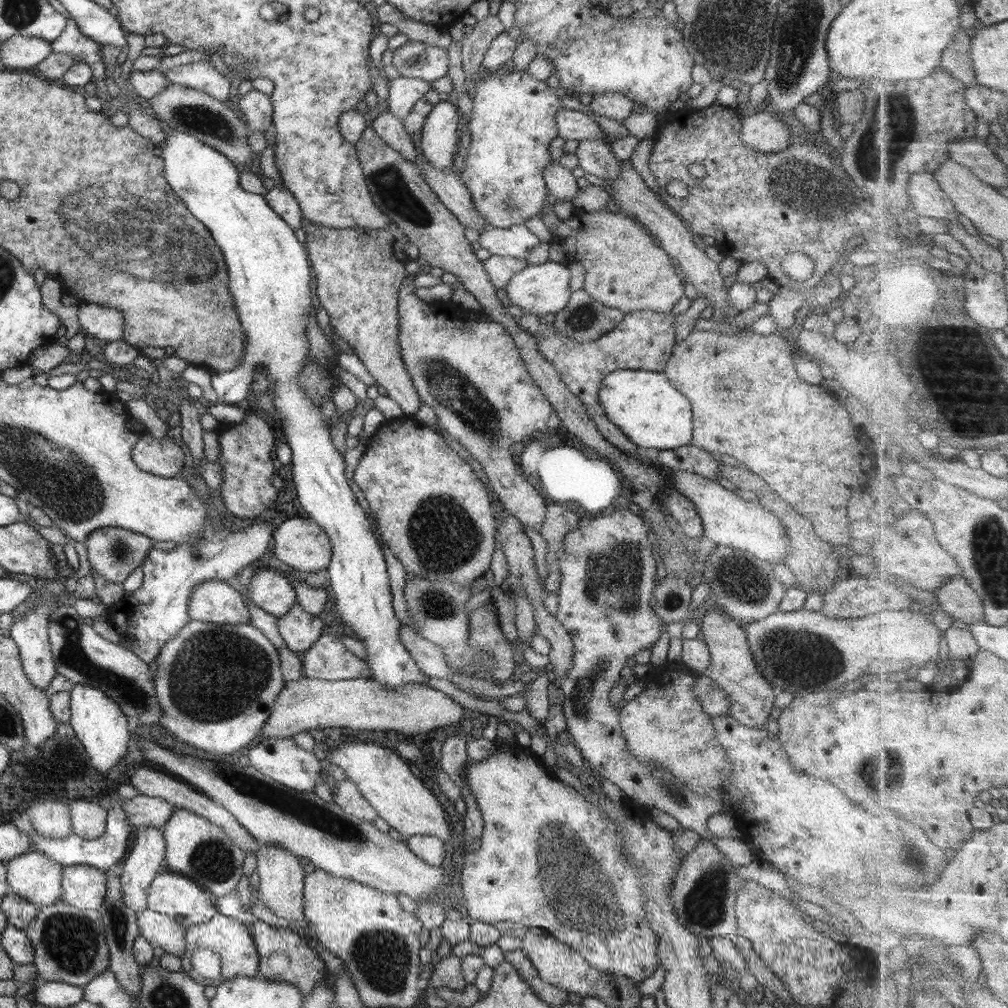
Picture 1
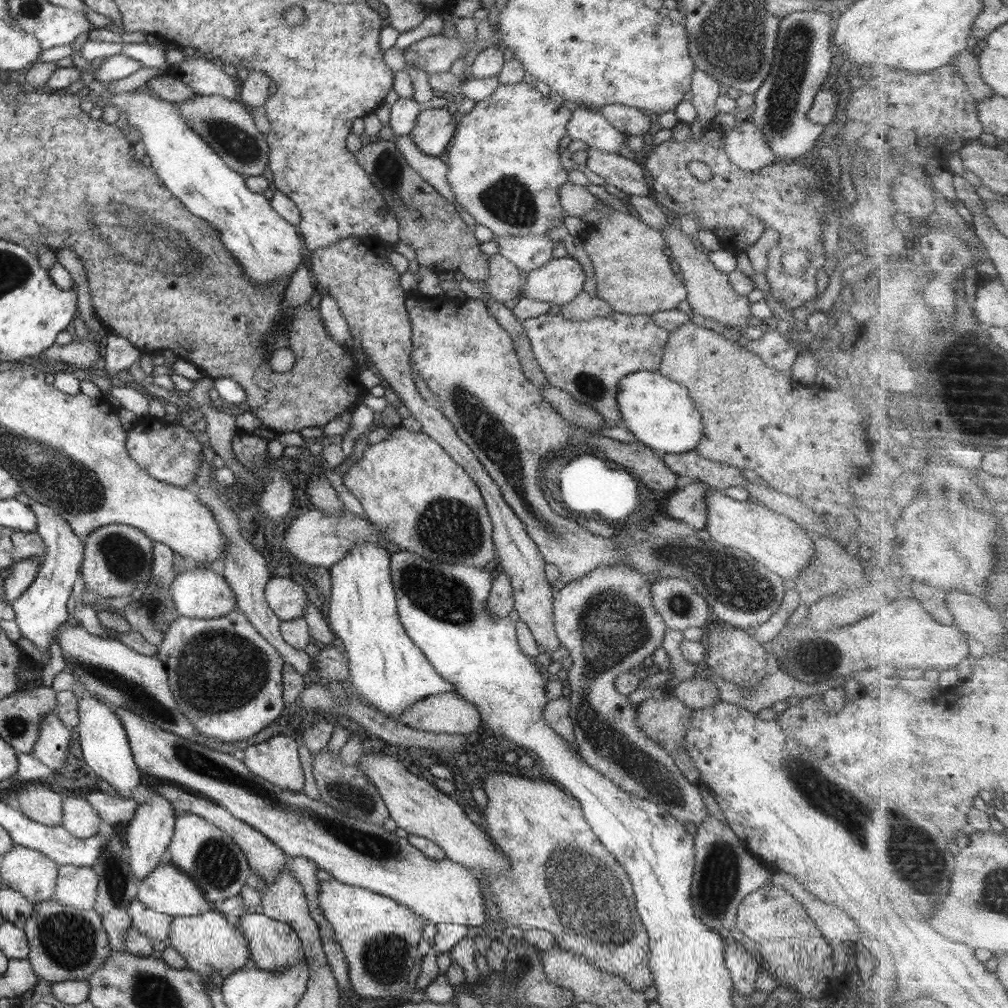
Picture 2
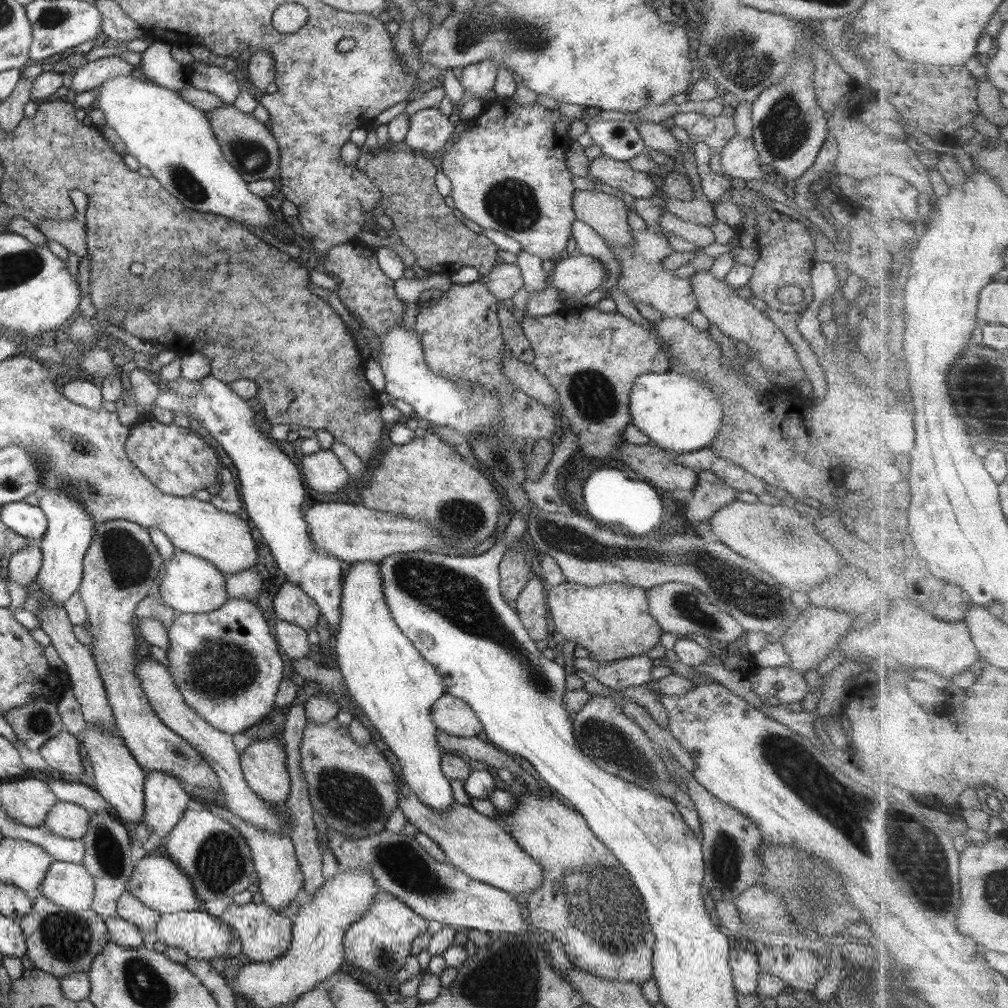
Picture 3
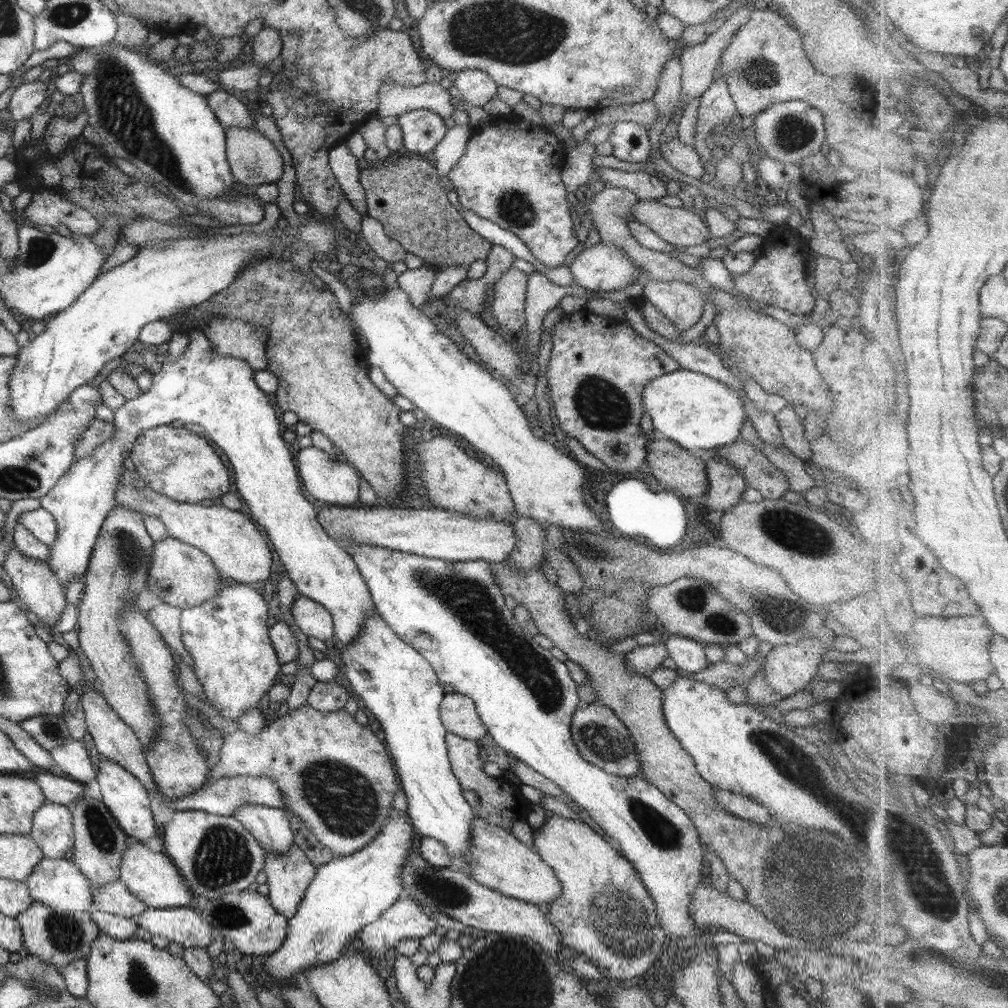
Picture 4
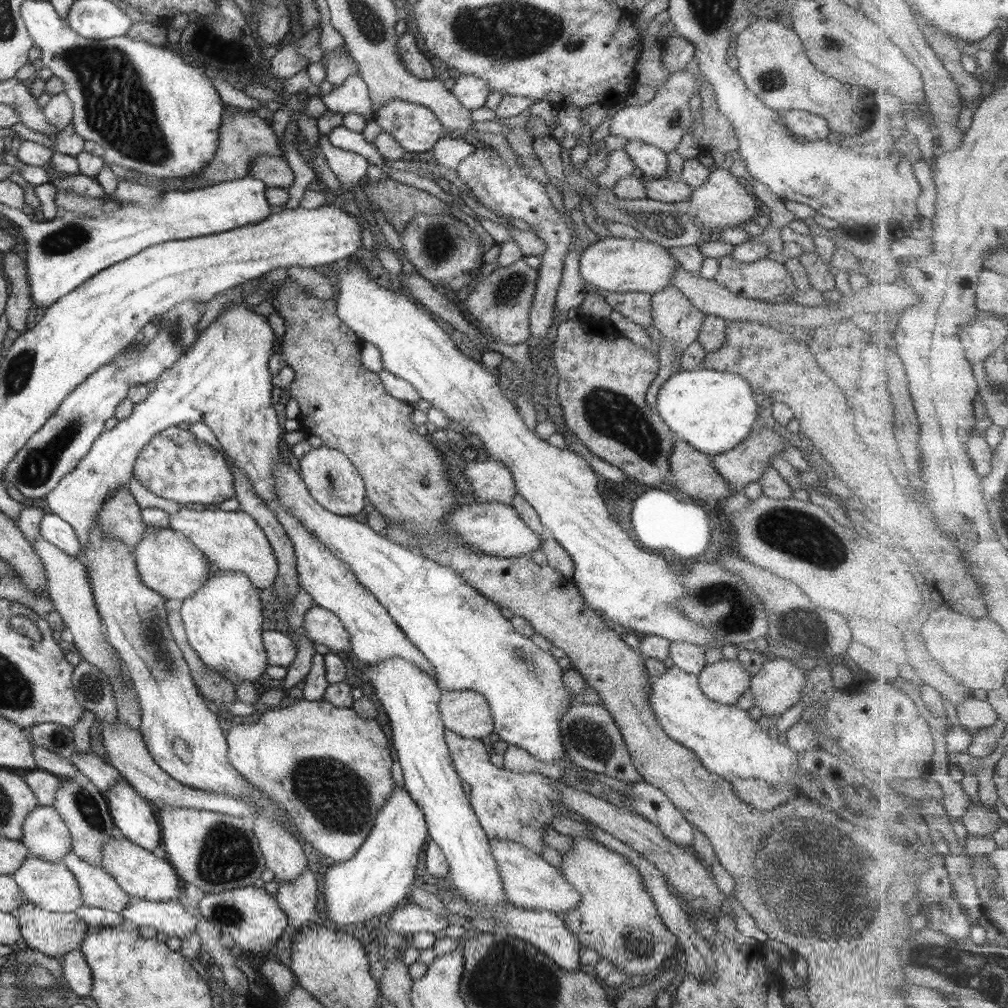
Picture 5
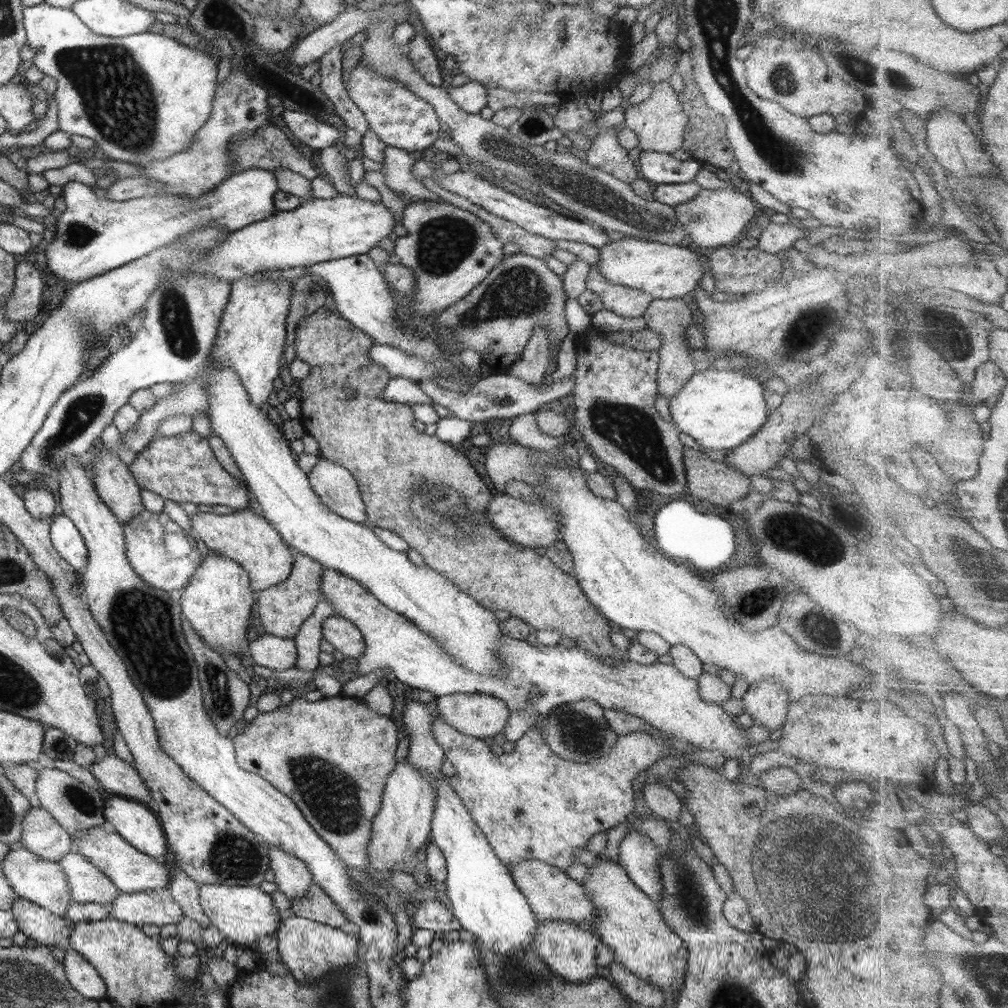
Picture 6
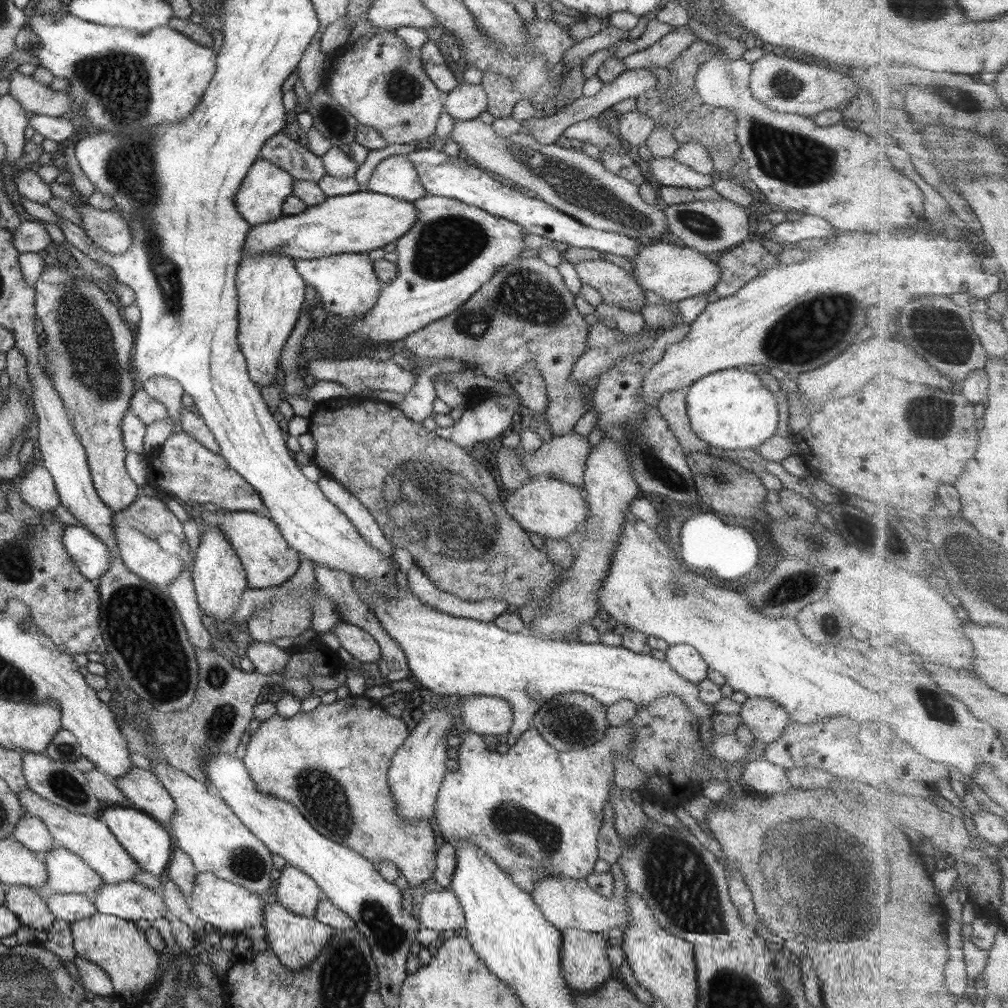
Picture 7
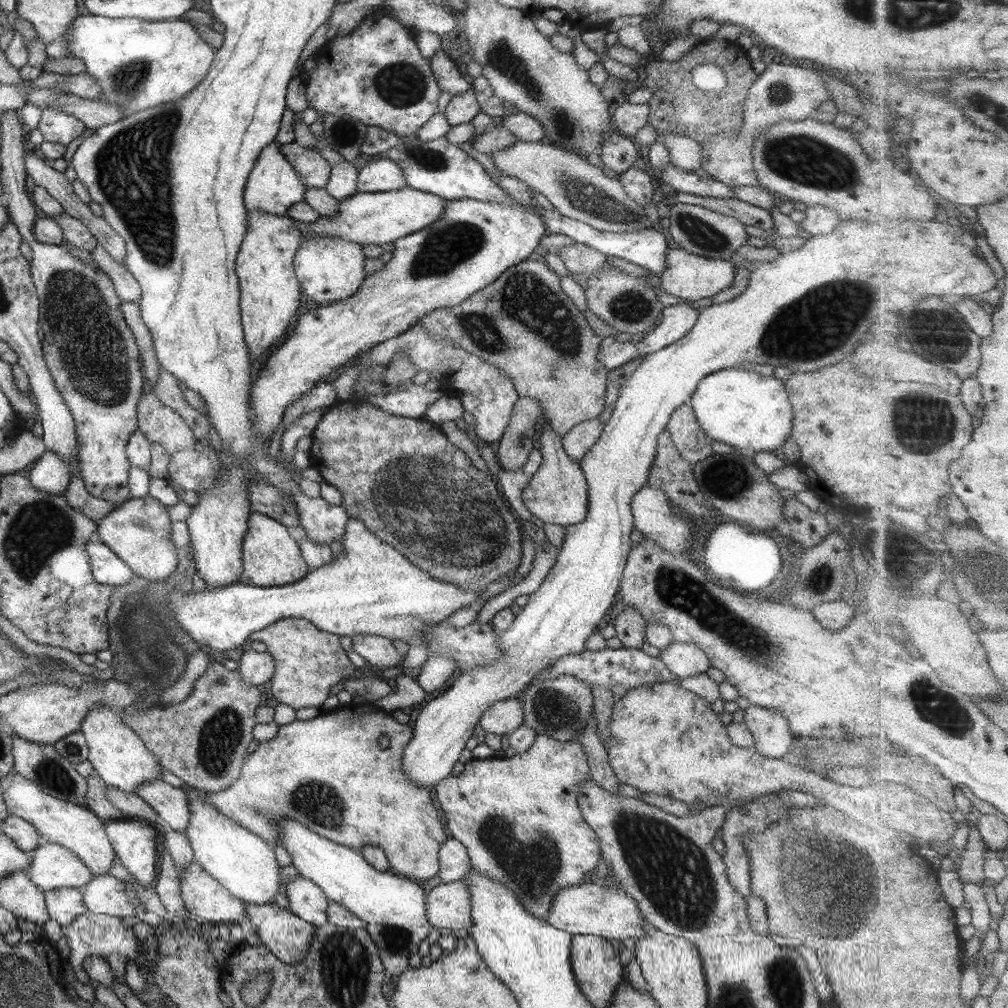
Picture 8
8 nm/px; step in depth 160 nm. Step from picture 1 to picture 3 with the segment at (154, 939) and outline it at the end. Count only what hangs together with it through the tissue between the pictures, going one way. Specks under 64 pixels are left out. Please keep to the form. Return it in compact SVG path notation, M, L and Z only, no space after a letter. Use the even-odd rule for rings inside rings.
M126 892L117 899L115 914L122 920L136 926L141 932L154 931L160 914L141 905L139 900L135 899L131 893Z

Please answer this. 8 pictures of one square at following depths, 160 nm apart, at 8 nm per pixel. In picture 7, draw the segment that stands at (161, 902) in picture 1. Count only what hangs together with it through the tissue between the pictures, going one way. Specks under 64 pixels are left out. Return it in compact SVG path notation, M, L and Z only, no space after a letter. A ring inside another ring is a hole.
M26 785L16 795L24 814L36 816L42 820L42 823L51 833L55 846L76 854L97 873L104 884L131 881L135 873L140 871L141 868L136 860L123 850L112 832L98 818L91 818L78 812L69 812L60 806L55 806L39 798L34 792L26 788Z

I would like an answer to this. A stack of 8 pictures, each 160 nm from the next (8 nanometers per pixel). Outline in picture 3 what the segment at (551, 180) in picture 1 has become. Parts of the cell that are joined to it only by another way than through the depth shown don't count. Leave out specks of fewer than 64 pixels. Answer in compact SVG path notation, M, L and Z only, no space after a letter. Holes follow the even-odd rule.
M595 189L577 190L572 194L571 210L575 219L587 224L609 248L632 245L626 223L628 209L613 195Z

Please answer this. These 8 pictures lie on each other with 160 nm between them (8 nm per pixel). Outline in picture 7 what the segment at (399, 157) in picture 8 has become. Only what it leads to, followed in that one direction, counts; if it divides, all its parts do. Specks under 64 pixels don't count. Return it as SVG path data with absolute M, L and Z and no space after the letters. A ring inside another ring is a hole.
M429 147L427 149L416 148L407 154L406 157L409 162L413 163L419 182L427 195L453 199L463 204L474 206L474 208L485 211L491 216L509 220L523 229L525 235L536 234L553 242L562 242L569 247L591 248L624 258L629 258L638 251L639 247L643 247L643 245L640 245L639 240L631 239L619 233L603 232L582 226L577 220L573 220L570 216L559 212L559 210L549 206L546 202L536 197L527 197L520 193L519 190L512 188L512 186L501 185L488 172L467 164L462 155L457 155L456 158L449 157L443 152L435 151Z

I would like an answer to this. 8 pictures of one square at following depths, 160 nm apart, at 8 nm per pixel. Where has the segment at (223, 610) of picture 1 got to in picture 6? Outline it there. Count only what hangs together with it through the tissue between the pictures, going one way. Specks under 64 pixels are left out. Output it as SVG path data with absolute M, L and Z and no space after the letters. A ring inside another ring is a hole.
M143 509L135 518L122 525L125 541L125 558L131 569L145 584L153 588L171 592L185 588L192 579L195 569L201 565L202 556L195 546L191 546L187 556L173 558L165 549L167 532L183 532L181 527L171 521L164 512L153 514Z

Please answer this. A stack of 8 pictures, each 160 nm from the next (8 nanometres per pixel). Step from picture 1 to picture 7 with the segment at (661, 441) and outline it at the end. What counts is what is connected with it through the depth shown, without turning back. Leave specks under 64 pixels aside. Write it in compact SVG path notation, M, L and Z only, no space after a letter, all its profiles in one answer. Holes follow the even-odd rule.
M728 368L702 376L688 386L684 401L689 429L709 447L723 451L754 450L777 434L777 398L773 398L750 370Z

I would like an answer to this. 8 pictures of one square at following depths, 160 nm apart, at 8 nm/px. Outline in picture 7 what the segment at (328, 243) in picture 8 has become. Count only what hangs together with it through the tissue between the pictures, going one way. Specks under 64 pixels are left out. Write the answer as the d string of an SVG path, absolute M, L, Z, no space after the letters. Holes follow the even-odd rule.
M339 253L319 259L297 260L294 267L303 279L319 294L326 310L338 319L353 319L364 316L375 306L382 282L375 276L372 260L366 253Z

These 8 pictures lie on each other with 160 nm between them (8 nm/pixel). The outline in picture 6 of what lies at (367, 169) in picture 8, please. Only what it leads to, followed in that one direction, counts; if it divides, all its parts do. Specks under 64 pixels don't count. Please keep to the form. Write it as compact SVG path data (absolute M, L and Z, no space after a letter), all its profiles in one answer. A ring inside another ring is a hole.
M386 146L383 151L384 162L381 173L384 175L384 182L394 194L409 195L415 200L433 201L437 196L429 192L421 183L414 180L410 166L415 161L409 157L407 151Z

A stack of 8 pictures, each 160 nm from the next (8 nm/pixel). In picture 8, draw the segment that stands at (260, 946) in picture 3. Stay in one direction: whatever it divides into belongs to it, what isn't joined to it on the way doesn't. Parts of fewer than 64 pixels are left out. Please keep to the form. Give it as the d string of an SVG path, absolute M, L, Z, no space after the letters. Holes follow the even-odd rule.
M192 861L181 871L180 893L185 910L205 922L236 923L245 918L243 903Z

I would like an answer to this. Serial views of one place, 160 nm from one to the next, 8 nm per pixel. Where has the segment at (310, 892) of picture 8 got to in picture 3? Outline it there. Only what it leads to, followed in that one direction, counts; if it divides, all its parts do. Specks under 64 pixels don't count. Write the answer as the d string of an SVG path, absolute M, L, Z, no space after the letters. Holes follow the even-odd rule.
M154 658L141 660L134 664L134 675L140 682L143 694L147 697L147 703L153 709L155 716L177 736L191 745L211 767L217 775L220 787L223 792L223 806L233 815L242 821L251 823L260 829L267 829L272 833L282 832L282 820L266 808L263 801L248 787L245 782L242 770L239 768L239 753L235 751L231 735L215 730L209 726L193 709L189 709L183 702L181 693L175 688L167 667L156 661Z

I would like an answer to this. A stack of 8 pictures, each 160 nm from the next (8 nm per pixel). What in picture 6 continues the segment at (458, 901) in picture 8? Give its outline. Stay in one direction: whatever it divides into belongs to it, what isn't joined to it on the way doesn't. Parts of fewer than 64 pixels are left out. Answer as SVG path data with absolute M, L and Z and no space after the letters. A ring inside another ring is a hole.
M440 896L427 903L417 901L417 910L411 917L411 923L413 929L425 929L433 933L460 930L460 925Z

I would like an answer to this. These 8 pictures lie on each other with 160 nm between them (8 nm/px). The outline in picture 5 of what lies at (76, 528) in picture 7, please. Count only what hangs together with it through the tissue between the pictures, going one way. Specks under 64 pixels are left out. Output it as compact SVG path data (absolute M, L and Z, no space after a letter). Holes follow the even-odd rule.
M49 513L41 517L39 523L40 537L49 544L56 546L71 558L78 558L78 542L70 524L63 522L56 514Z

